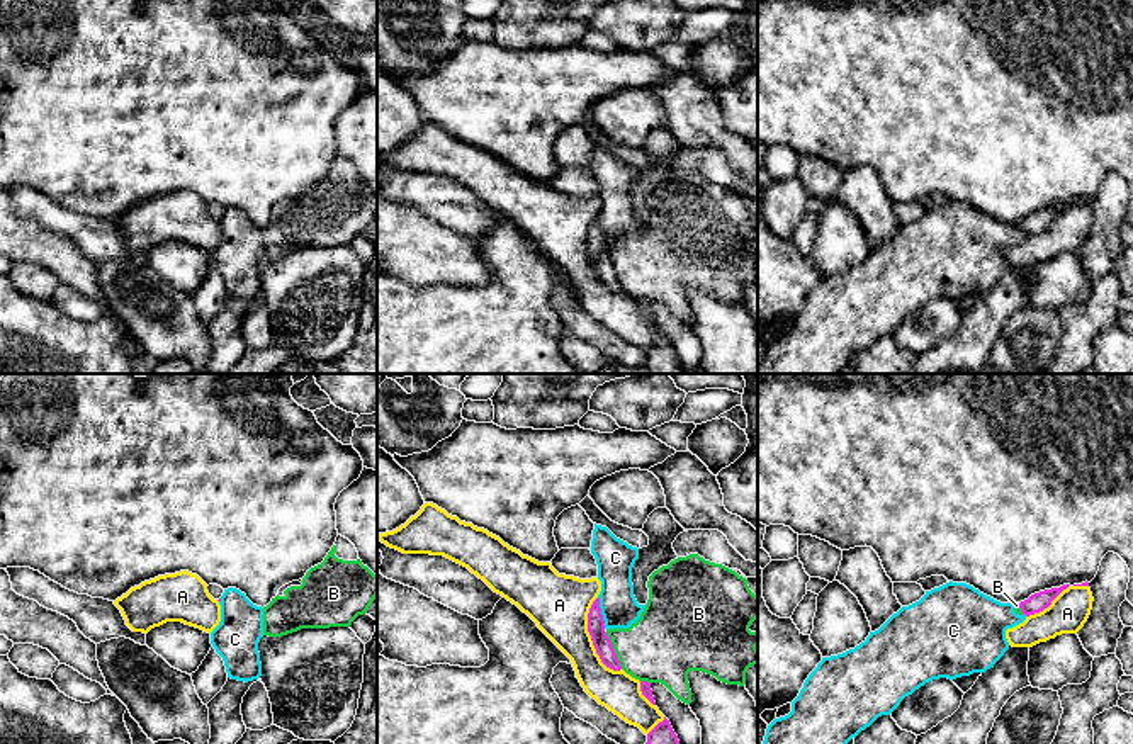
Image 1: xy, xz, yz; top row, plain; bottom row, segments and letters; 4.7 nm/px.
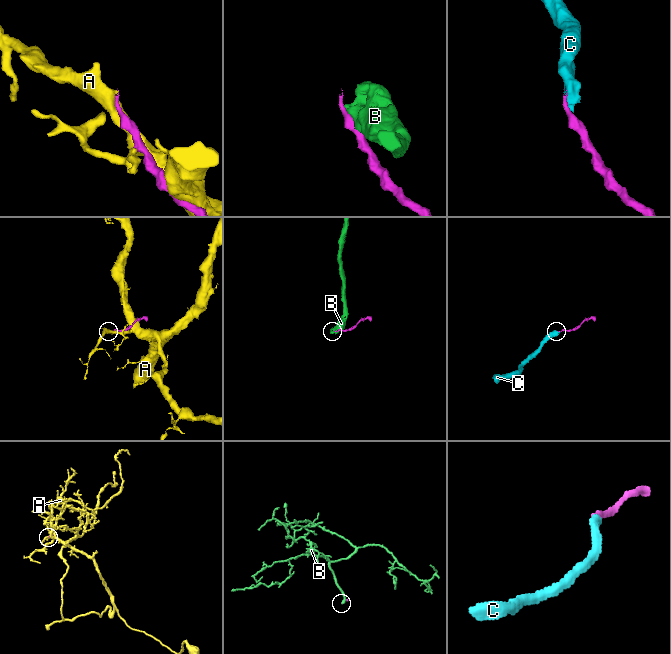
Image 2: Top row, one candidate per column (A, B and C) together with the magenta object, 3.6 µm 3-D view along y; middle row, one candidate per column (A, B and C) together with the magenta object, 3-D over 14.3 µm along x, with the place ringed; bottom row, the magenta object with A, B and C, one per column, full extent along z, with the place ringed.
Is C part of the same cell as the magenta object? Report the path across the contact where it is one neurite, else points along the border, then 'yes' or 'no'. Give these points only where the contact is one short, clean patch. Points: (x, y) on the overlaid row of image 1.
border along xz (598, 597), (605, 627); no

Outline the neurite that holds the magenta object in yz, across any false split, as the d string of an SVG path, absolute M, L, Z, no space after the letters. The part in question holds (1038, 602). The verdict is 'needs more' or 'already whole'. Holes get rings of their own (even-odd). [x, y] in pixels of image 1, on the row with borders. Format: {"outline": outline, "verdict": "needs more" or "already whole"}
{"outline": "M1063 584L1060 588L1051 588L1051 589L1045 589L1045 591L1031 595L1028 600L1019 603L1023 615L1029 617L1029 615L1043 612L1068 586L1070 584Z", "verdict": "already whole"}

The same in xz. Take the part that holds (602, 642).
{"outline": "M596 598L589 608L588 632L591 635L593 645L601 662L613 671L620 671L622 669L620 661L615 654L610 637L605 632L605 620L600 608L600 598Z", "verdict": "already whole"}

